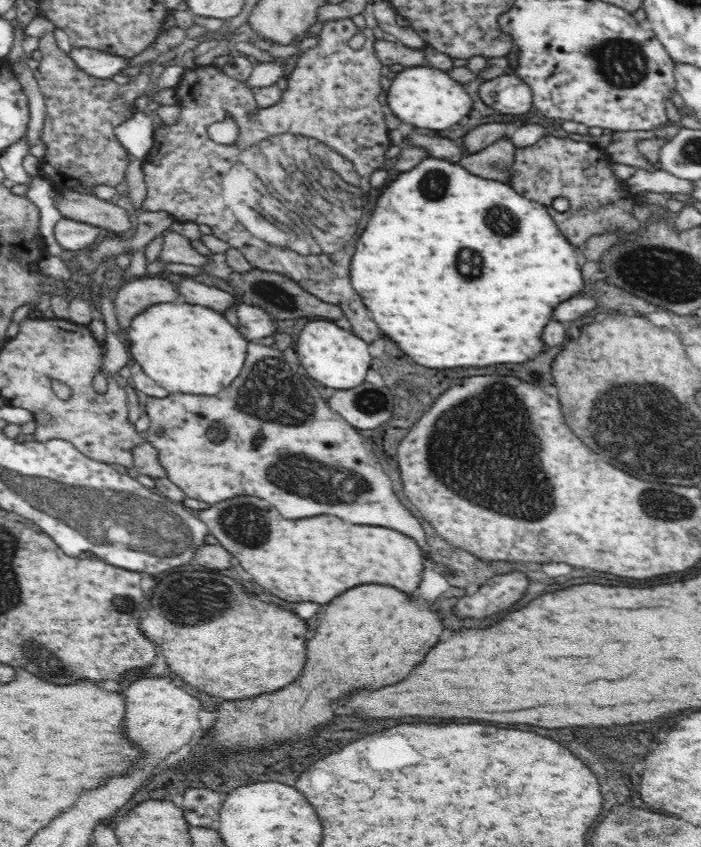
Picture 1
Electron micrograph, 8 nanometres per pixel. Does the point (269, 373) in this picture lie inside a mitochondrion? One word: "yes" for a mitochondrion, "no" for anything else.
yes

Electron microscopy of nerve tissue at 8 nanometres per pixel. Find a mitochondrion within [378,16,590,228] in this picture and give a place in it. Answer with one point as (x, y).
(436, 183)

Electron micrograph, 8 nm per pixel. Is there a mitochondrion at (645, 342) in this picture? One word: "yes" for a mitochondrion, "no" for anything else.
no

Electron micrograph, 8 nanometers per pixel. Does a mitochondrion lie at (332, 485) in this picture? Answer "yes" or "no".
yes

